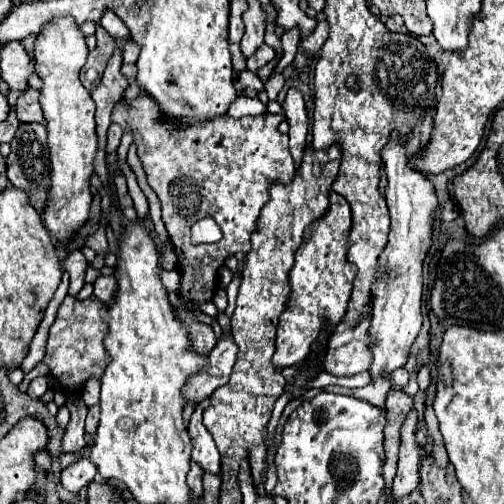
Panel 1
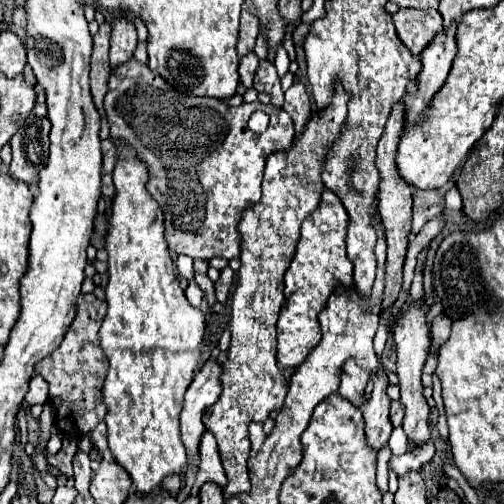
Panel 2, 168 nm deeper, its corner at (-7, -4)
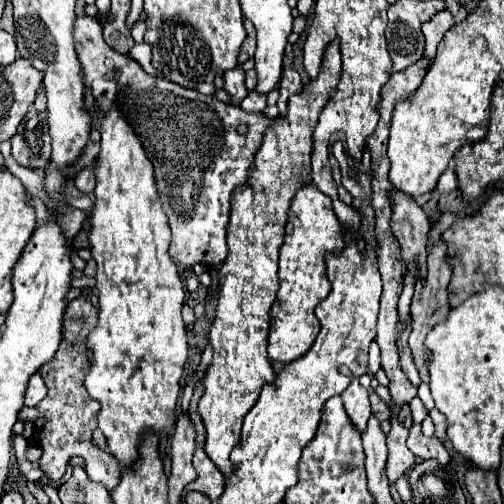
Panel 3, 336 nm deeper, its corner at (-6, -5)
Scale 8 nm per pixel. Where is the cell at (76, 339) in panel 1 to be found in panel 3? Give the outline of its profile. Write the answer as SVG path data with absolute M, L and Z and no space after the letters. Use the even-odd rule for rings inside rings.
M84 295L72 299L66 305L64 321L62 321L62 345L58 347L54 359L40 367L40 375L48 387L48 395L36 407L22 407L18 419L24 423L26 421L34 423L32 437L36 445L42 449L42 457L38 463L50 481L58 481L63 476L67 461L72 455L78 455L84 459L84 469L88 477L106 485L110 491L120 481L120 465L110 453L100 451L92 443L92 431L96 429L98 401L90 399L84 387L86 371L90 371L86 335L92 331L96 321L98 321L98 311L92 307L92 303Z

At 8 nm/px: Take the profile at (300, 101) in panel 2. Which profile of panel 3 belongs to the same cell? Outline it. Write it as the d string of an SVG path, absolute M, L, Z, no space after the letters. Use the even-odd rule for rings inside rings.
M284 67L282 77L280 77L280 83L278 83L278 91L280 91L278 109L280 111L286 111L286 99L294 91L300 91L300 89L302 89L302 81L300 81L300 75L296 73L296 69L294 67Z

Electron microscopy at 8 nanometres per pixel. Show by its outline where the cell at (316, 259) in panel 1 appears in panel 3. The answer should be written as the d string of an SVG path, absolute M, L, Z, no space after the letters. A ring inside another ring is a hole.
M314 183L304 185L292 199L286 221L286 237L280 247L278 261L278 279L280 289L276 293L276 301L270 309L272 329L268 333L268 357L272 361L290 363L302 357L314 343L320 323L314 315L316 305L326 299L330 293L330 281L326 277L324 255L330 251L340 251L344 247L342 241L342 225L332 209L332 199L322 195Z

